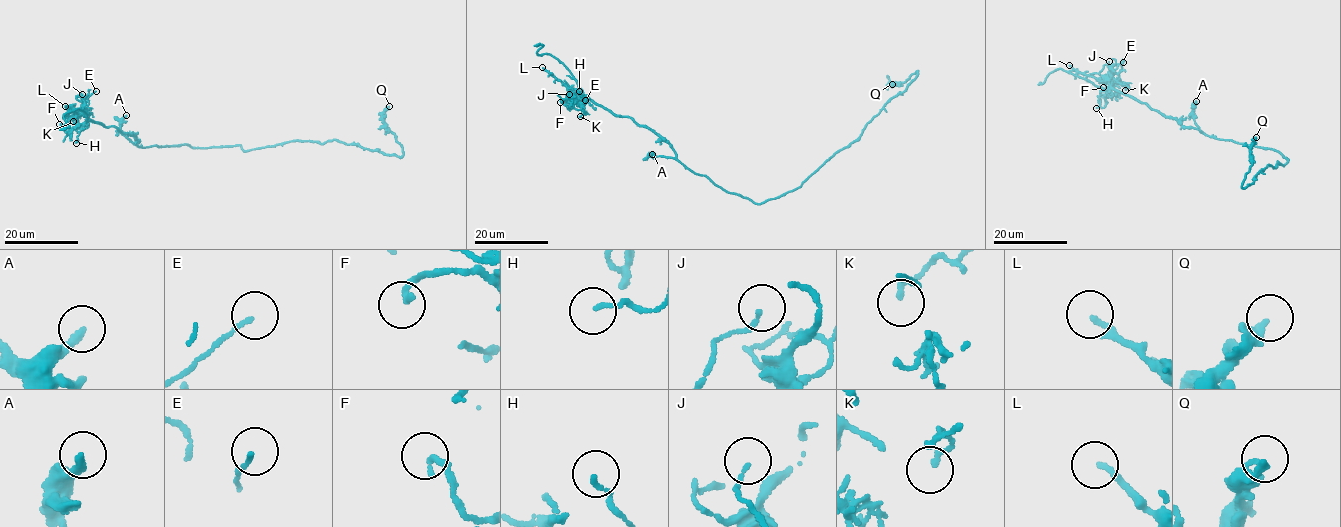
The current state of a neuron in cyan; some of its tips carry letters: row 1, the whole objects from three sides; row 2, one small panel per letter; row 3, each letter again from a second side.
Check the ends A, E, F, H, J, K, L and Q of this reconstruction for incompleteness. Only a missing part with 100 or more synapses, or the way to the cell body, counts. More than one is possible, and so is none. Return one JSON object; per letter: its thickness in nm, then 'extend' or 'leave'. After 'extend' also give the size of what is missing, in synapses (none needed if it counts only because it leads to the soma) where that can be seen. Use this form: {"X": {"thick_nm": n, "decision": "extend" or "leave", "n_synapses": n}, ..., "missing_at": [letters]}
{"A": {"thick_nm": 260, "decision": "leave"}, "E": {"thick_nm": 130, "decision": "leave"}, "F": {"thick_nm": 200, "decision": "leave"}, "H": {"thick_nm": 130, "decision": "leave"}, "J": {"thick_nm": 130, "decision": "leave"}, "K": {"thick_nm": 160, "decision": "leave"}, "L": {"thick_nm": 190, "decision": "leave"}, "Q": {"thick_nm": 240, "decision": "leave"}, "missing_at": []}

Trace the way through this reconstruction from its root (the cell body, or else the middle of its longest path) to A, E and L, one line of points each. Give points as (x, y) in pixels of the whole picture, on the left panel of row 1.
A: (184, 145), (137, 147), (121, 130), (121, 122), (126, 115)
E: (184, 145), (141, 148), (134, 135), (91, 121), (80, 105), (96, 91)
L: (184, 145), (141, 148), (134, 135), (91, 121), (86, 113), (69, 111), (65, 106)

